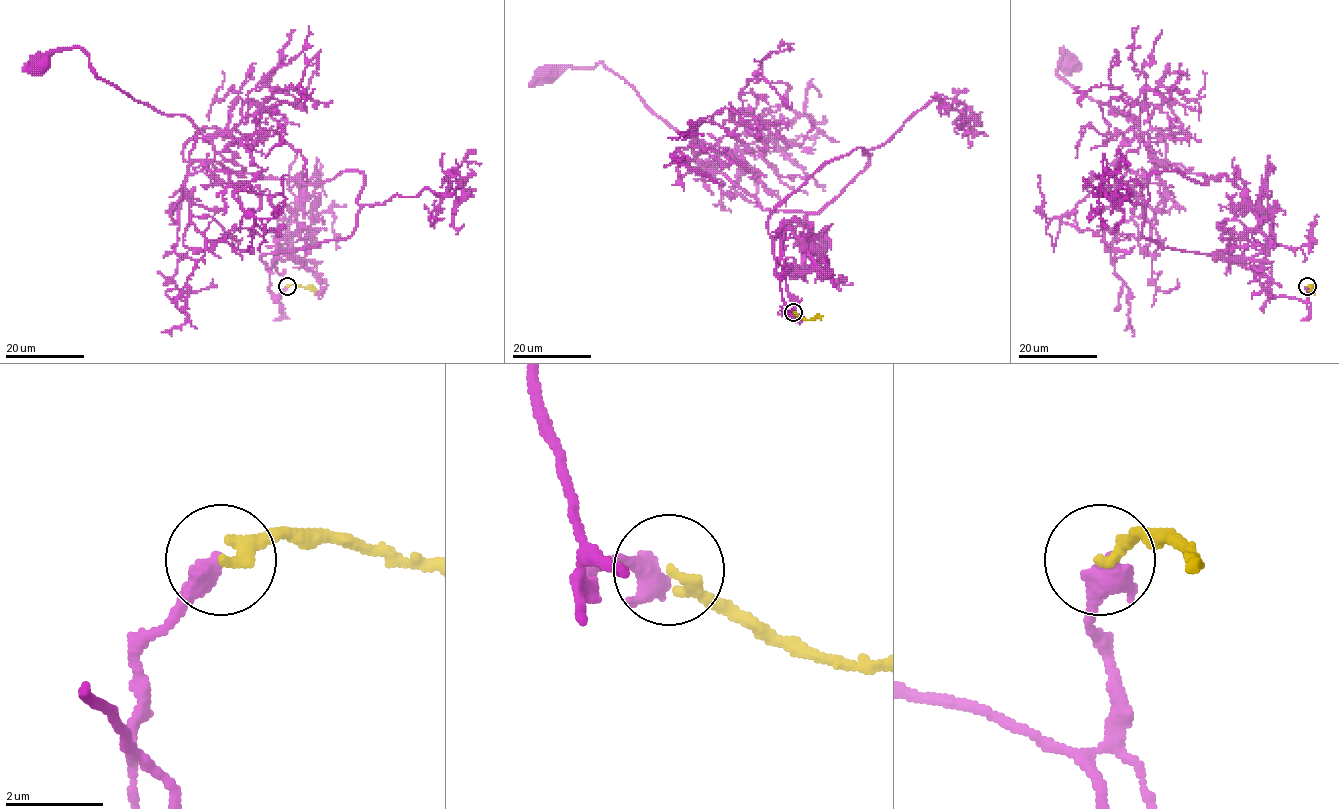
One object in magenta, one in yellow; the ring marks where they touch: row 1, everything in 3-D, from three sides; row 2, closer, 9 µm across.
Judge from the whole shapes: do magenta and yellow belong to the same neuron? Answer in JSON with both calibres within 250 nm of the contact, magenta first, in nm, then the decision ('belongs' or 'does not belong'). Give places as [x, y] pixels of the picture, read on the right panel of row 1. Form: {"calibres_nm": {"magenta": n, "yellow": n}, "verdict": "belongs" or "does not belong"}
{"calibres_nm": {"magenta": 500, "yellow": 240}, "verdict": "does not belong"}

